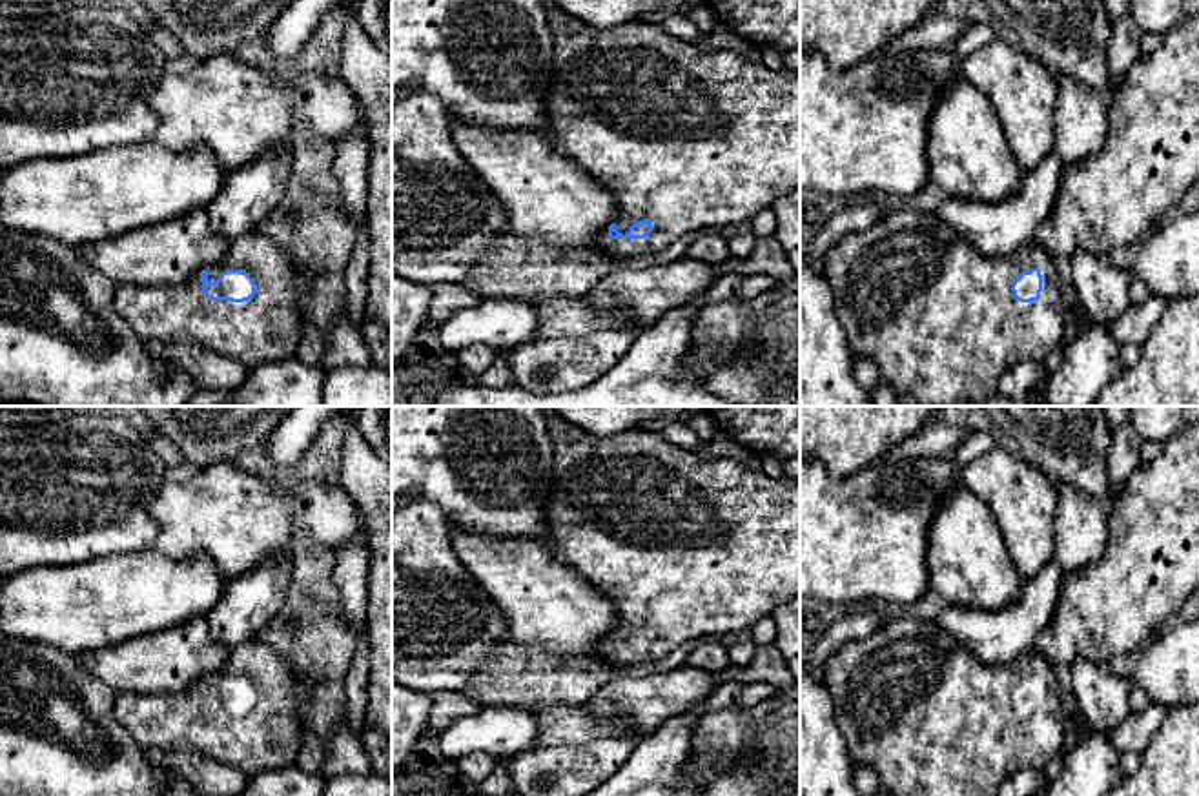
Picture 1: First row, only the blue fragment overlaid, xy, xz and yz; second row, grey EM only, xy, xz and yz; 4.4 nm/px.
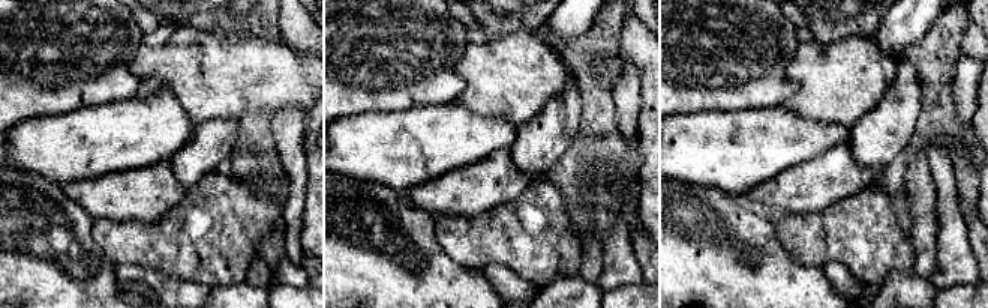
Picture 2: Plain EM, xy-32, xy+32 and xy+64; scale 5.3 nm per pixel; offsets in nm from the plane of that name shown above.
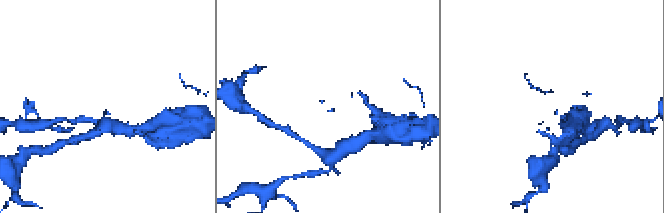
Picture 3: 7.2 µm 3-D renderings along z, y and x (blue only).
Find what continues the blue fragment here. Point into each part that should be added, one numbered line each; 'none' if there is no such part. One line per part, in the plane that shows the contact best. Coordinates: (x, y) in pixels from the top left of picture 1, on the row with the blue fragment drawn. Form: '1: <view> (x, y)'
1: xy (266, 328)

